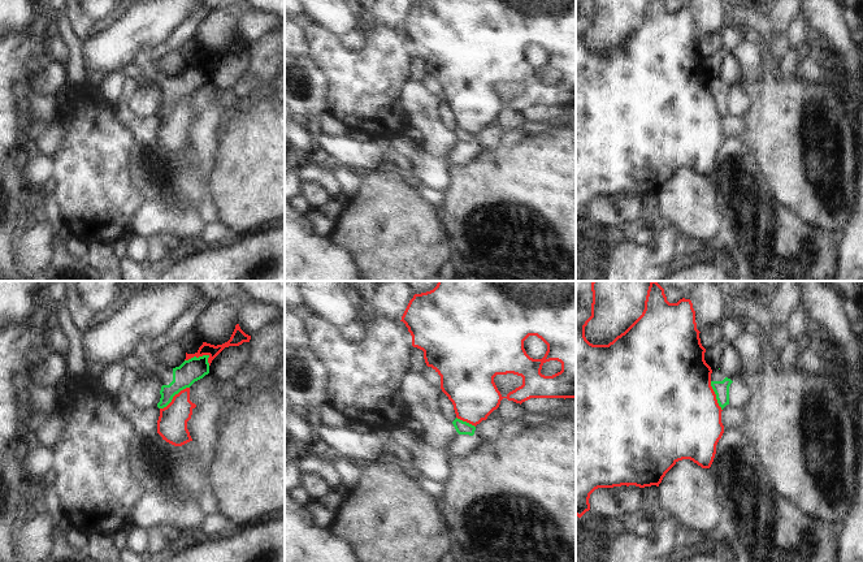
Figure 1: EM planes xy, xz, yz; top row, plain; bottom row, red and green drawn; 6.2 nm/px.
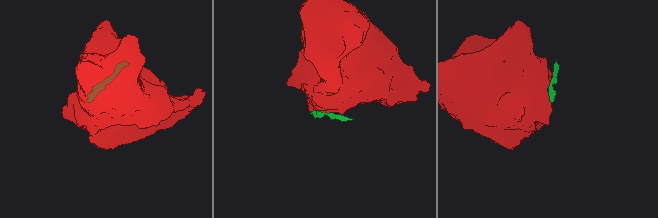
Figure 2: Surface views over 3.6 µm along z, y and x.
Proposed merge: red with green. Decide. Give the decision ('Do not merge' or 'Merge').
Do not merge.

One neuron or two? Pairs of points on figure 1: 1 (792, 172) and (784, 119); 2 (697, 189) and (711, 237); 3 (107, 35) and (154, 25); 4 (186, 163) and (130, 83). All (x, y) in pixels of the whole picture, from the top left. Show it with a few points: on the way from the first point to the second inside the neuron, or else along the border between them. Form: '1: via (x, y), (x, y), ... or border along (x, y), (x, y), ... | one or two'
1: via (792, 159), (792, 132) | one
2: via (697, 200), (697, 216), (705, 225) | one
3: via (118, 35), (142, 26) | one
4: via (161, 156), (124, 113), (124, 108) | one

